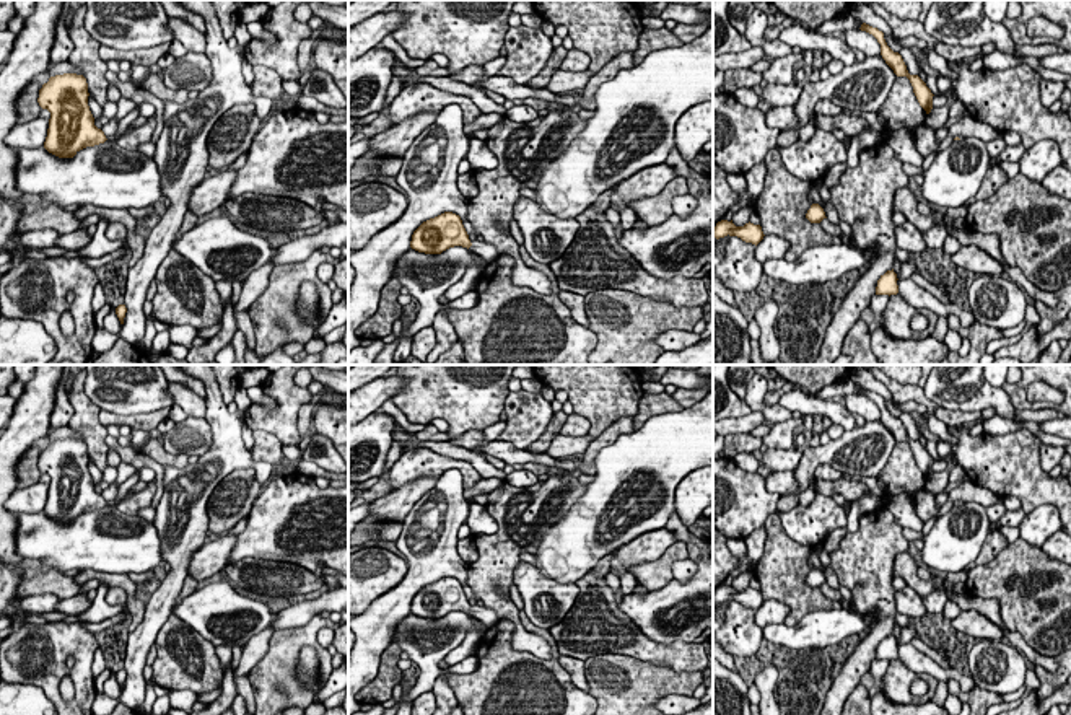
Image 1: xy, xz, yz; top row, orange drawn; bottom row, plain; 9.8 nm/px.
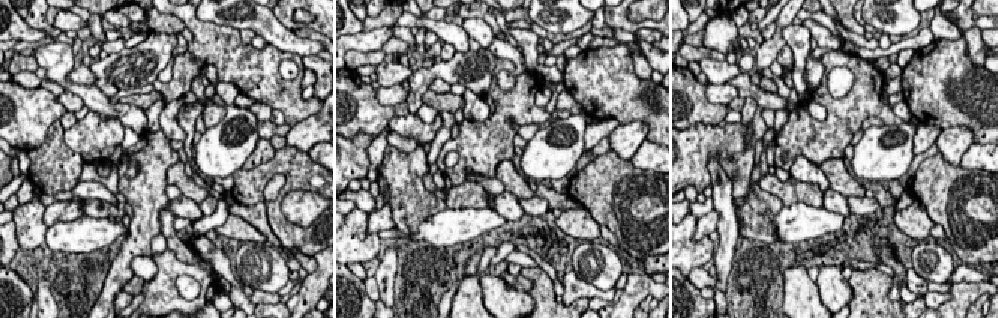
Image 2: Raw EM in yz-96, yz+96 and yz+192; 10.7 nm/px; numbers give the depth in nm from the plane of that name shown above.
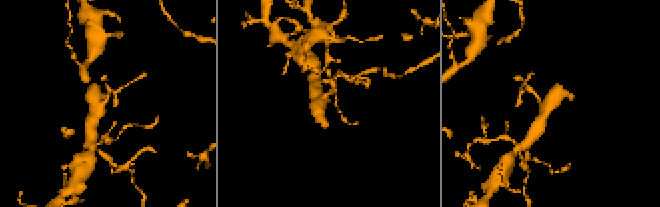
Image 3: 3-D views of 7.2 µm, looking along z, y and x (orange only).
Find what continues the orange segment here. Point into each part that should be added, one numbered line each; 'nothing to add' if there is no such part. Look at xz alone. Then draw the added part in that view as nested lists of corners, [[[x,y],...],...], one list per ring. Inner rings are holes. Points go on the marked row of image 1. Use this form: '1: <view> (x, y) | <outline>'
1: xz (489, 253) | [[[474,241],[470,249],[487,262],[492,262],[498,257],[496,248],[493,244],[485,243],[485,241]]]

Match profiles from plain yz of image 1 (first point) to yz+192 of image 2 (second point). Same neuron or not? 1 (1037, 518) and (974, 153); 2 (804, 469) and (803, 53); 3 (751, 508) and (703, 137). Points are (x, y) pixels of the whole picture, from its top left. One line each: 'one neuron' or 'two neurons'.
1: two neurons
2: two neurons
3: two neurons

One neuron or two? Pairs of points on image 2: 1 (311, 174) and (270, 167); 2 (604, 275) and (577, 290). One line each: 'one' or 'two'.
1: one
2: two

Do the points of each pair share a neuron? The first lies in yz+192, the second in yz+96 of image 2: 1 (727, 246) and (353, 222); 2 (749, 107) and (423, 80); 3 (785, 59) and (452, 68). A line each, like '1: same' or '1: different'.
1: different
2: same
3: different

